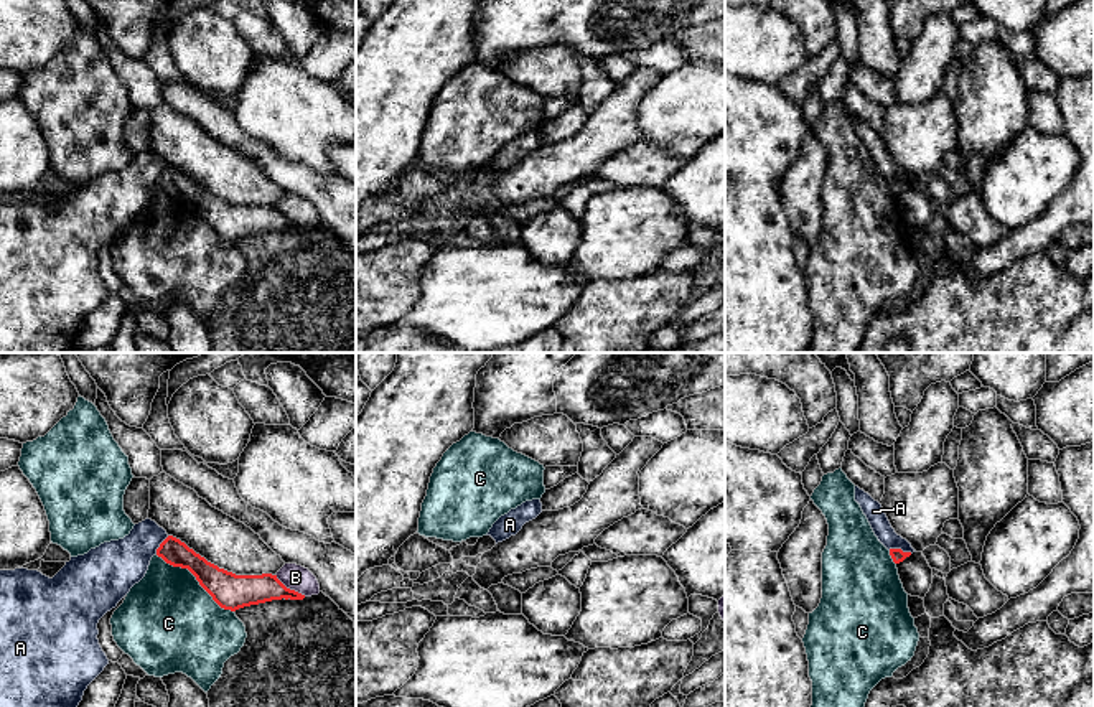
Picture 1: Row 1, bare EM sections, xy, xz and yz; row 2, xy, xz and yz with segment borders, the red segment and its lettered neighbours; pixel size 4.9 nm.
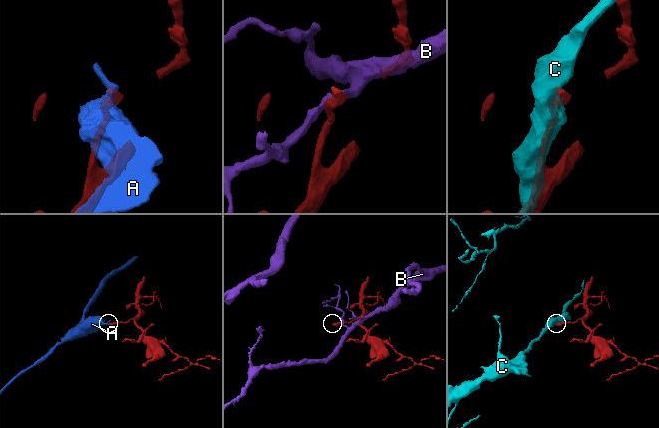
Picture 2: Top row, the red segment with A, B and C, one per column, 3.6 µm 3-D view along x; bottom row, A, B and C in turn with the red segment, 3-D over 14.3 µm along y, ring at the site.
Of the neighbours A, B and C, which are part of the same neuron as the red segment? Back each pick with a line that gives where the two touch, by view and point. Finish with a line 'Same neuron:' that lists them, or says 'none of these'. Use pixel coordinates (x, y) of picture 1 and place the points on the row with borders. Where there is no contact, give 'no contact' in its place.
Same neuron: none of these

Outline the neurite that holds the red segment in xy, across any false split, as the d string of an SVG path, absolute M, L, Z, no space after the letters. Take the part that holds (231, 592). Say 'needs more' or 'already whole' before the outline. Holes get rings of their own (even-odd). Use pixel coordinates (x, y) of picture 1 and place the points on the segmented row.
already whole; M168 536L157 555L173 567L188 569L199 585L224 610L236 611L244 606L272 600L303 600L305 595L287 588L277 575L236 575L208 562L180 539Z

